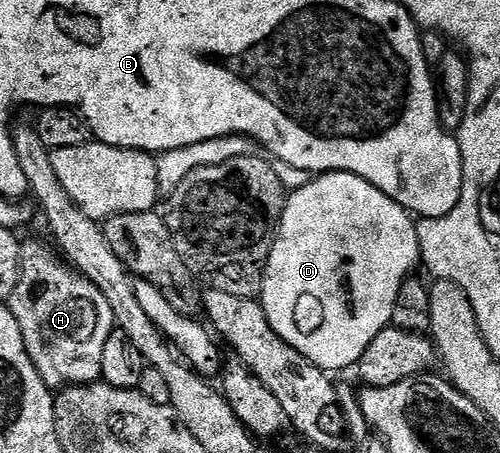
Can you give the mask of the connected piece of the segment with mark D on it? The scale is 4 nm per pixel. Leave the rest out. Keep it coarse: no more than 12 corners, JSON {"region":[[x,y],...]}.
{"region":[[351,172],[289,193],[260,303],[327,374],[391,327],[415,217]]}

